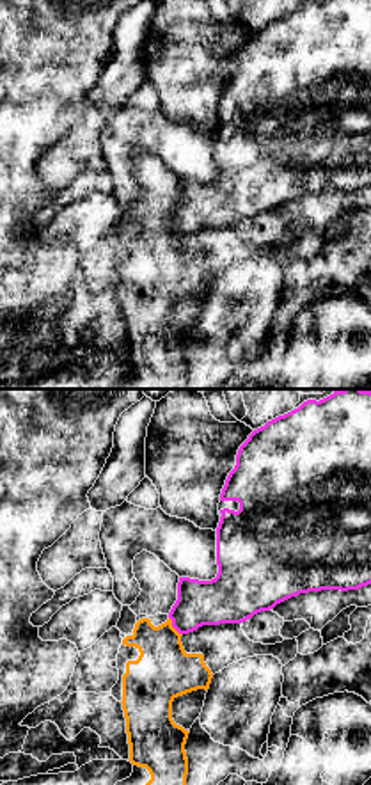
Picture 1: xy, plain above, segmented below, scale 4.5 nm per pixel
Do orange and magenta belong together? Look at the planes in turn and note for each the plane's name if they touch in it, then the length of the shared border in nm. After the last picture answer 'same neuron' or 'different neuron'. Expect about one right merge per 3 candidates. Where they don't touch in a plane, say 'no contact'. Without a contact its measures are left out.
contact in xy; length 110 nm

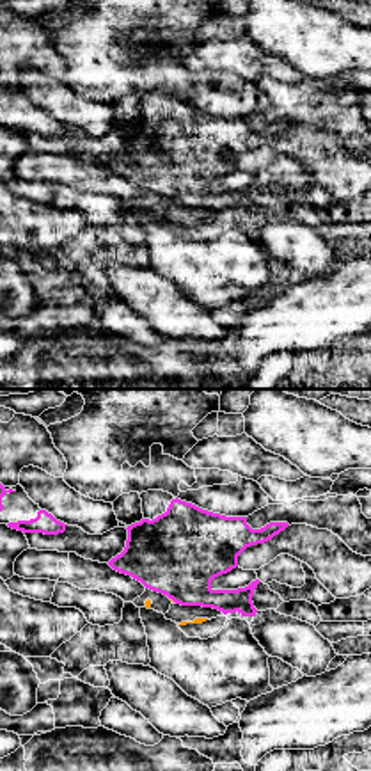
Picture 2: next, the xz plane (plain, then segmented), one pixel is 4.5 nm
no contact

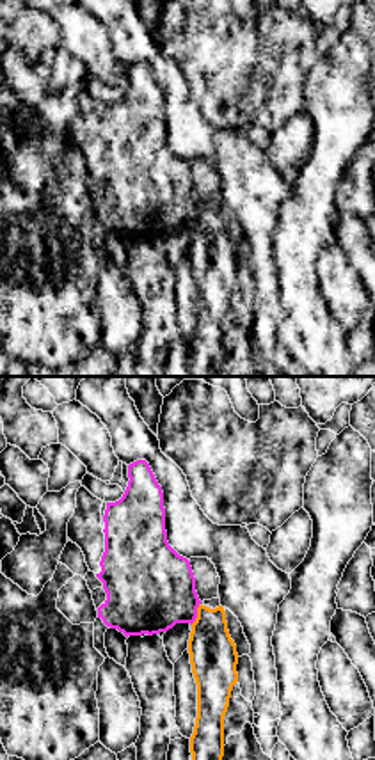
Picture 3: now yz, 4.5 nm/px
contact in yz; length 110 nm

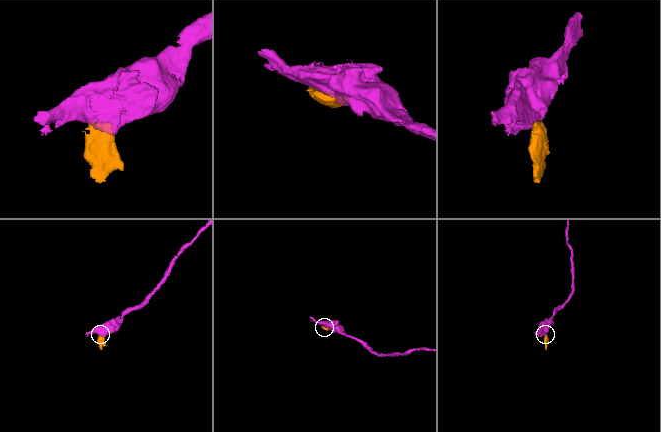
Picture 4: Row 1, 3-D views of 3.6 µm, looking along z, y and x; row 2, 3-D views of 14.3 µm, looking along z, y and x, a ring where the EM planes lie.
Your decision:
different neuron

